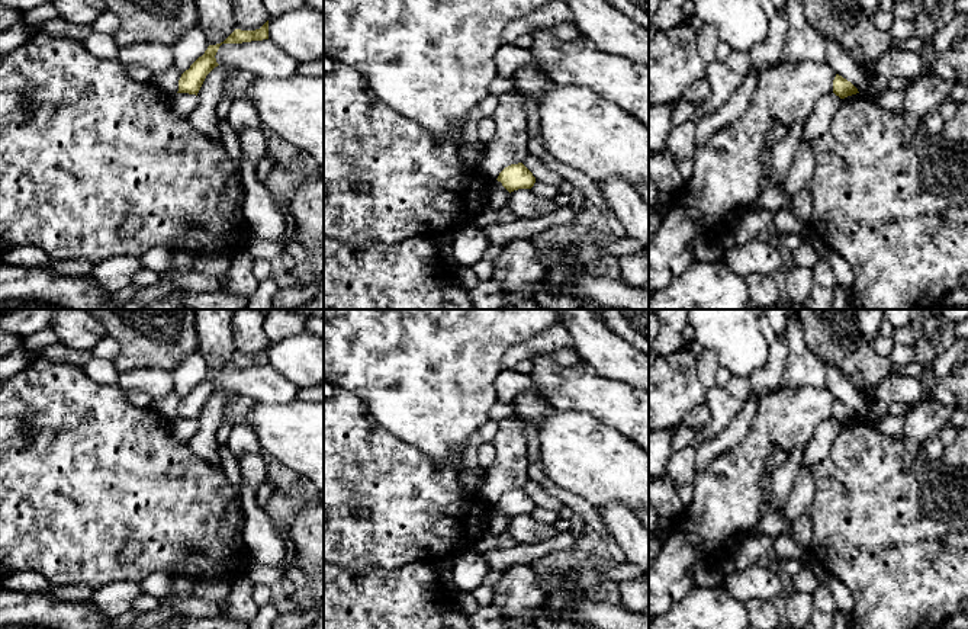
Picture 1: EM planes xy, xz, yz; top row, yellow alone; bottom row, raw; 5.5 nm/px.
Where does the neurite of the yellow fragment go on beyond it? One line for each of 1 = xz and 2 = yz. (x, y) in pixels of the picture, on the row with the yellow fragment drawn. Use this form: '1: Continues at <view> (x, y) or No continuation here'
1: No continuation here
2: No continuation here

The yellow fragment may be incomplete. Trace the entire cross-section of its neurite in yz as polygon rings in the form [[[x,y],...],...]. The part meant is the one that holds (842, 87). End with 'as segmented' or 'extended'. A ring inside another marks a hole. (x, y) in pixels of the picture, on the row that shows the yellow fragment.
[[[836,74],[836,77],[833,80],[833,93],[836,96],[839,96],[840,99],[845,99],[845,97],[856,94],[859,92],[850,81],[848,81],[842,76]]] | as segmented

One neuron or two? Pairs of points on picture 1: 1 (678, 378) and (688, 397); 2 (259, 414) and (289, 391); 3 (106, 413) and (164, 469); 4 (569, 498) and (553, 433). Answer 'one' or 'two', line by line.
1: one
2: two
3: one
4: two

